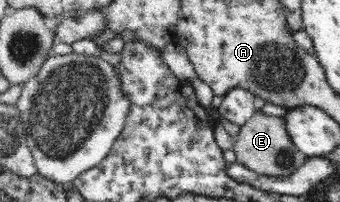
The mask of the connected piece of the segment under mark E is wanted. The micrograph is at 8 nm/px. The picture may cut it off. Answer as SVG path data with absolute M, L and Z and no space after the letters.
M257 112L252 115L245 125L240 126L240 132L235 136L233 149L236 163L260 175L280 177L289 176L300 166L305 165L307 156L293 145L285 129L284 119L280 117L266 117Z

